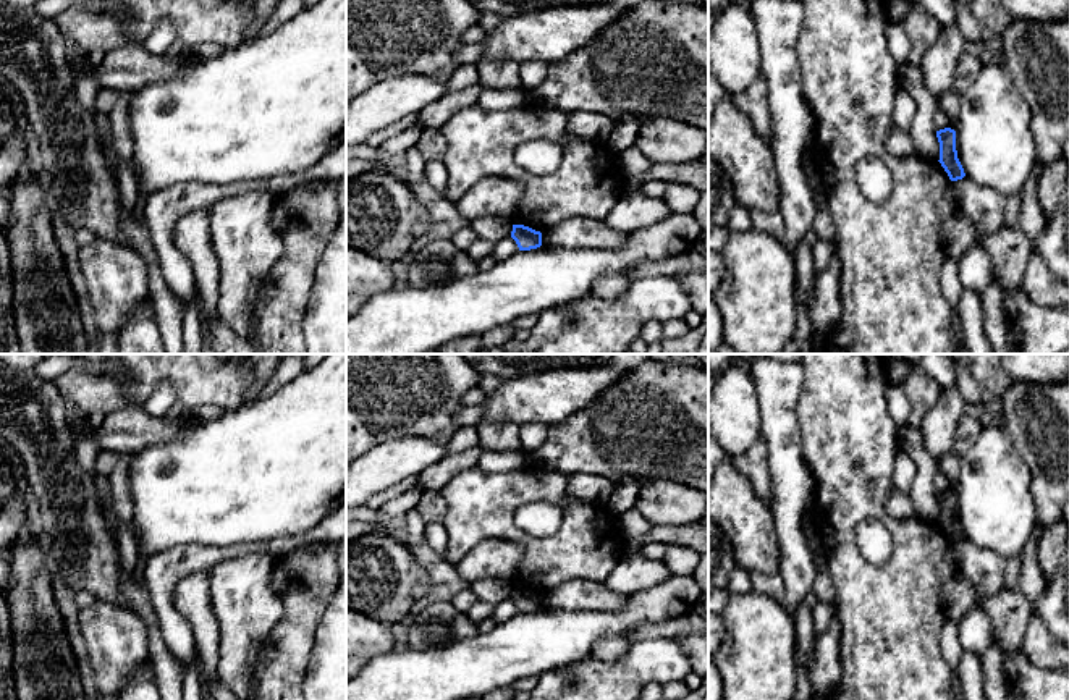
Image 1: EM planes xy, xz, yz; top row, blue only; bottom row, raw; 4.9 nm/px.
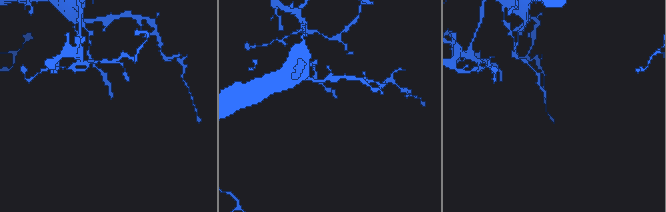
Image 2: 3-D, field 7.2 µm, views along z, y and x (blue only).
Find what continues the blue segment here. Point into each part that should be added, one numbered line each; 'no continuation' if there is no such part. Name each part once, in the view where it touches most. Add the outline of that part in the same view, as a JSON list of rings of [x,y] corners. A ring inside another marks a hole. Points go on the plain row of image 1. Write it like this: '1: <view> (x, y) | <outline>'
no continuation

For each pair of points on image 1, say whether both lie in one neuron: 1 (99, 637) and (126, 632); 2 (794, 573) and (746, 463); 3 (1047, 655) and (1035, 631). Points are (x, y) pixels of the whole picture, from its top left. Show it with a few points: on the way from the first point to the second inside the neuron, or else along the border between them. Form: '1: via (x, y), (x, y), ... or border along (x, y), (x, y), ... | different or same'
1: via (105, 637), (120, 636) | same
2: border along (767, 464), (772, 490), (770, 506) | different
3: via (1043, 649), (1037, 637) | same

